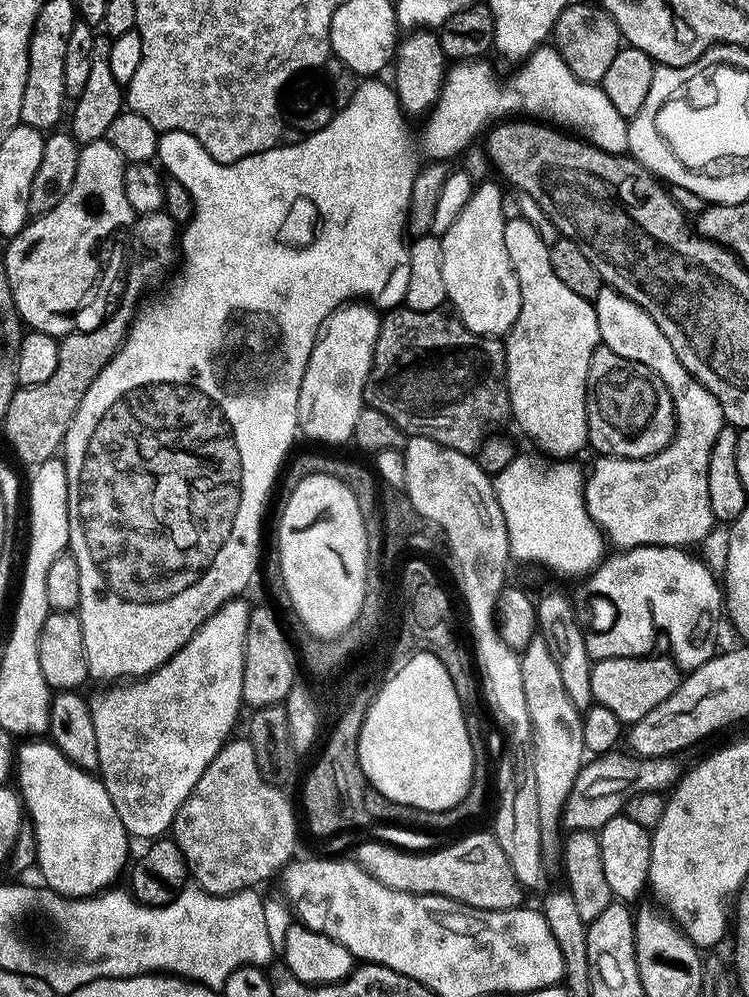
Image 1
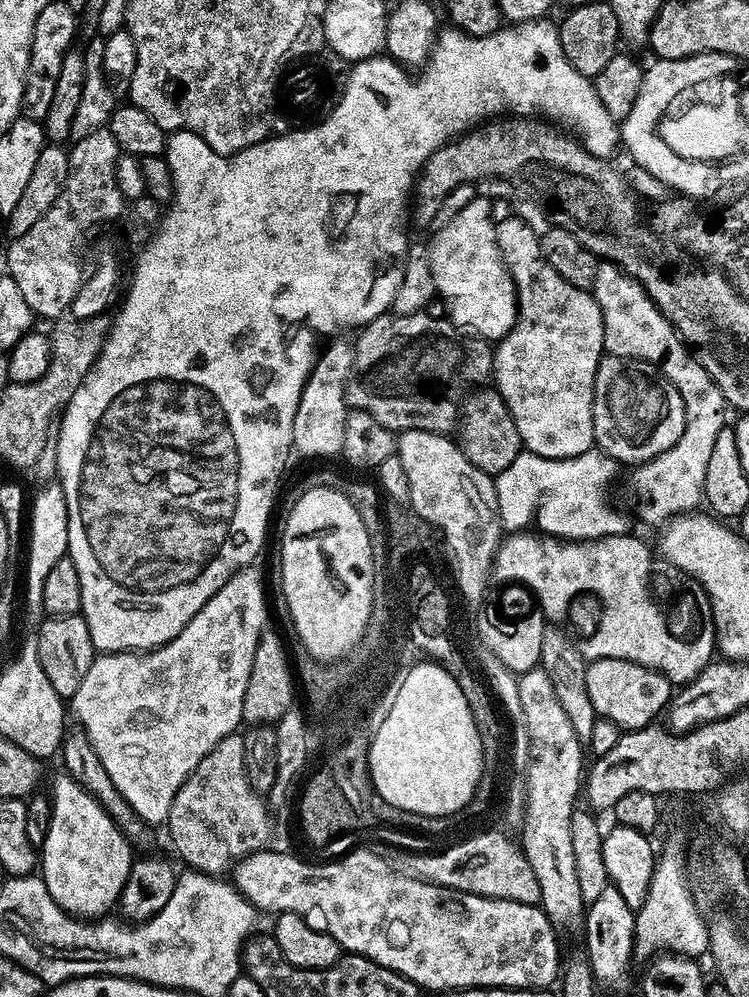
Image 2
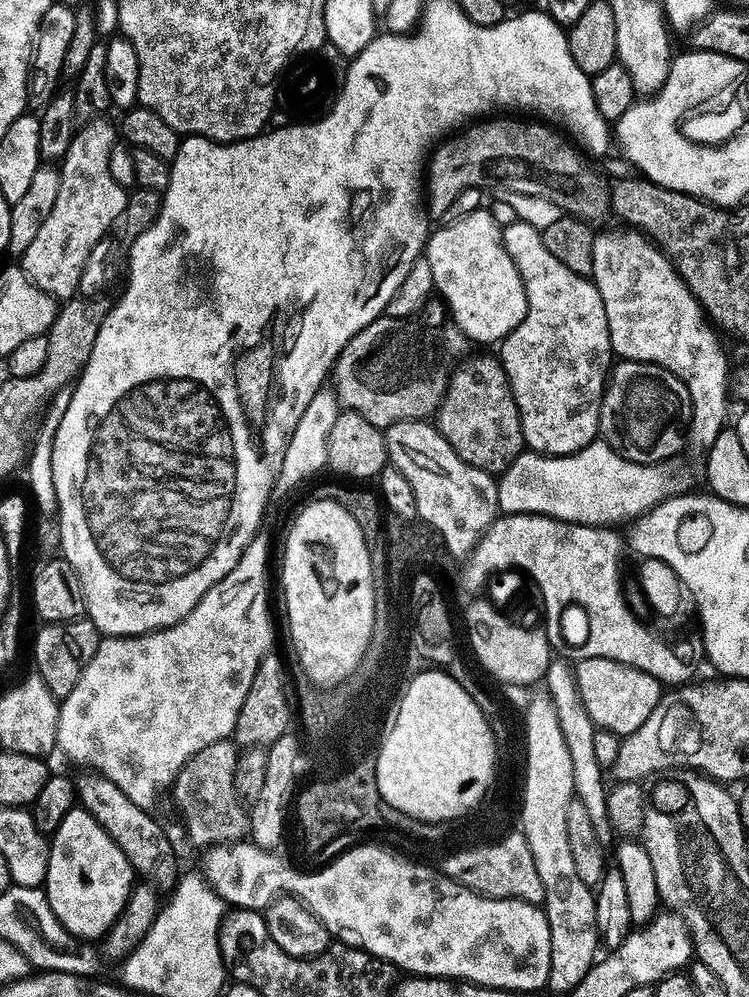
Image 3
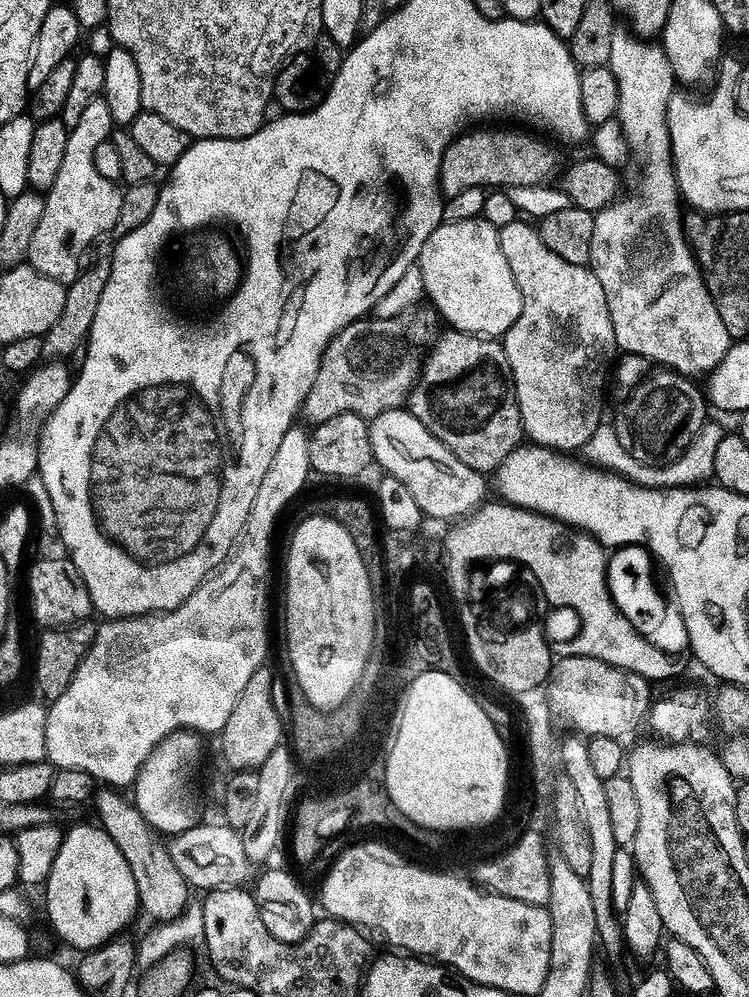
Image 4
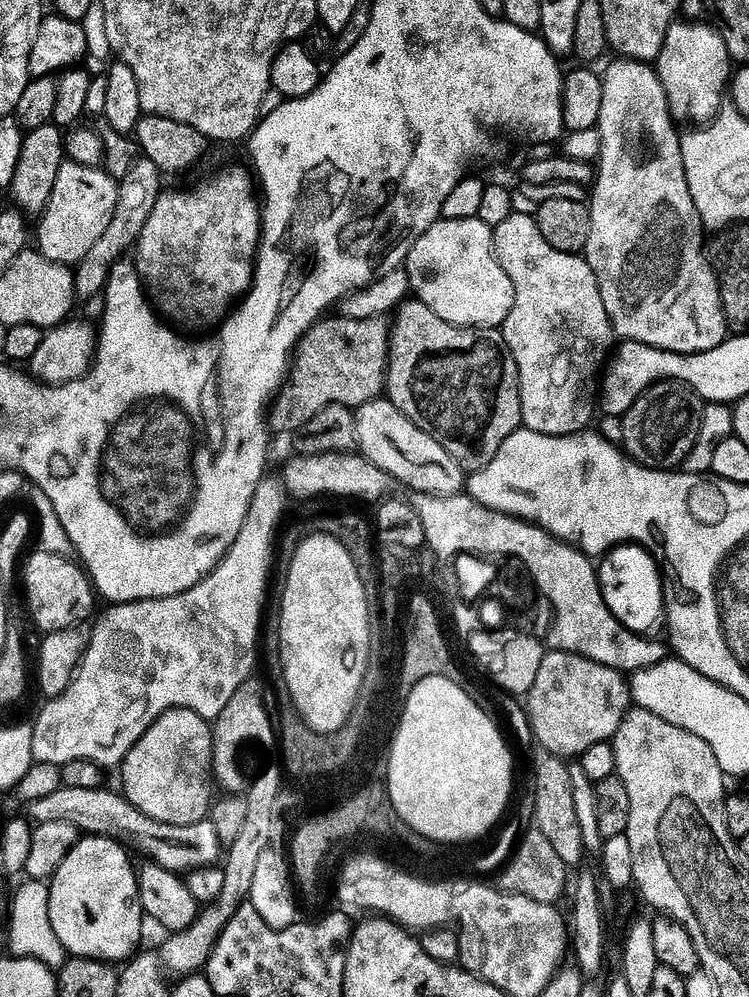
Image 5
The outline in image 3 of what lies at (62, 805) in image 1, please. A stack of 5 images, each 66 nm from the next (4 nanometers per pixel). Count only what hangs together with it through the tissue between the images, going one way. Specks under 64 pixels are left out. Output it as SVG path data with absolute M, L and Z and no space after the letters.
M80 806L66 814L50 843L52 853L46 891L58 922L62 922L68 935L77 941L106 937L123 914L138 880L126 854L118 850L114 838Z

